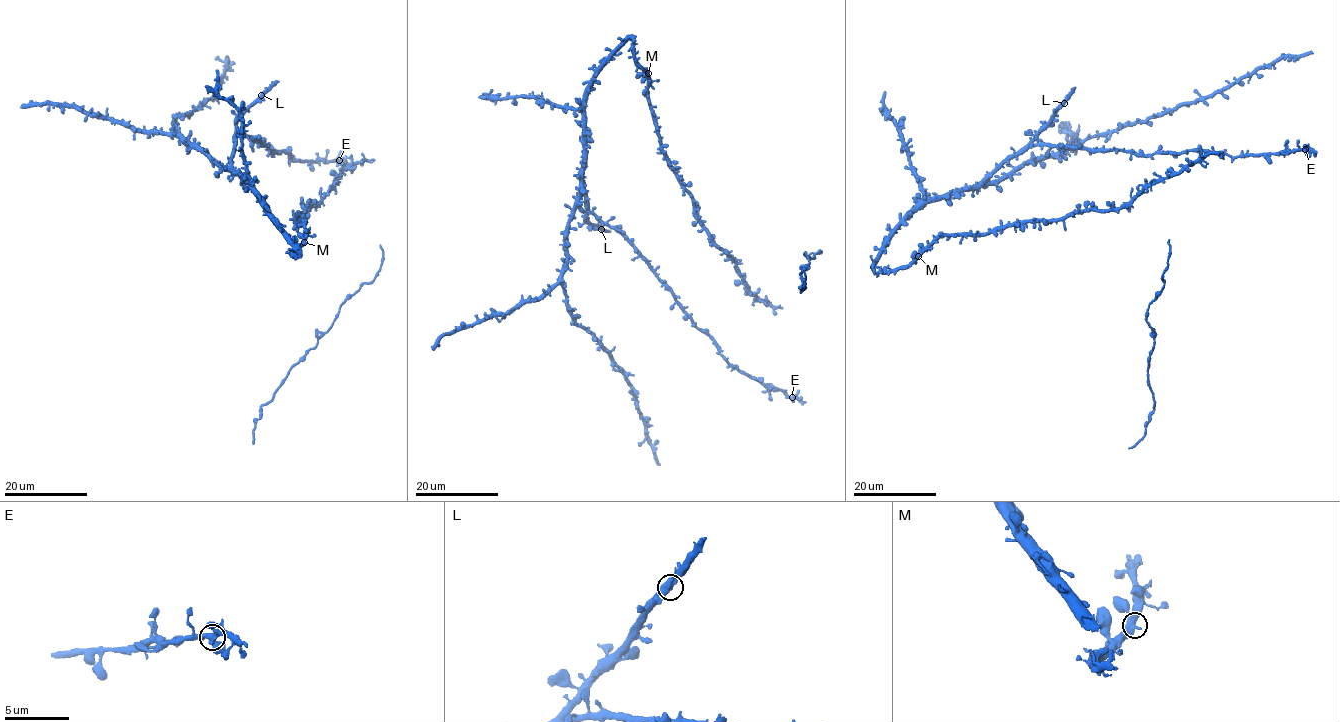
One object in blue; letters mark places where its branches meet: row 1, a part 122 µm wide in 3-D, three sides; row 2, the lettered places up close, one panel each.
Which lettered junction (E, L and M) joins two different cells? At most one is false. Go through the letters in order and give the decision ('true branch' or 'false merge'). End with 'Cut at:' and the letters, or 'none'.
E: true branch
L: true branch
M: true branch
Cut at: none

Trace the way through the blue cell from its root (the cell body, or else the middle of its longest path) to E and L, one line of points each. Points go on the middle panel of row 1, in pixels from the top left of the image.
E: (646, 75), (628, 37), (590, 89), (580, 175), (590, 211), (634, 248), (721, 356), (792, 397)
L: (646, 75), (628, 37), (596, 75), (584, 107), (580, 175), (585, 214), (601, 229)

